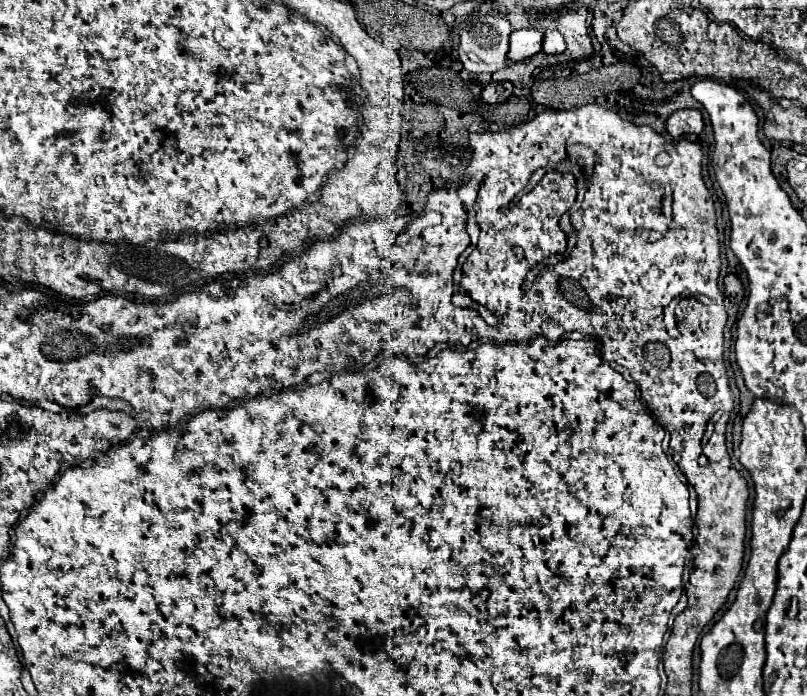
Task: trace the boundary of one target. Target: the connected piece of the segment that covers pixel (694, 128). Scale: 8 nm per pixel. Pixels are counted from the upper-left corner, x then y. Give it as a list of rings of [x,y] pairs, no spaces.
[[[679,109],[667,119],[667,133],[671,137],[683,137],[687,133],[699,135],[703,131],[703,117],[699,109]]]

